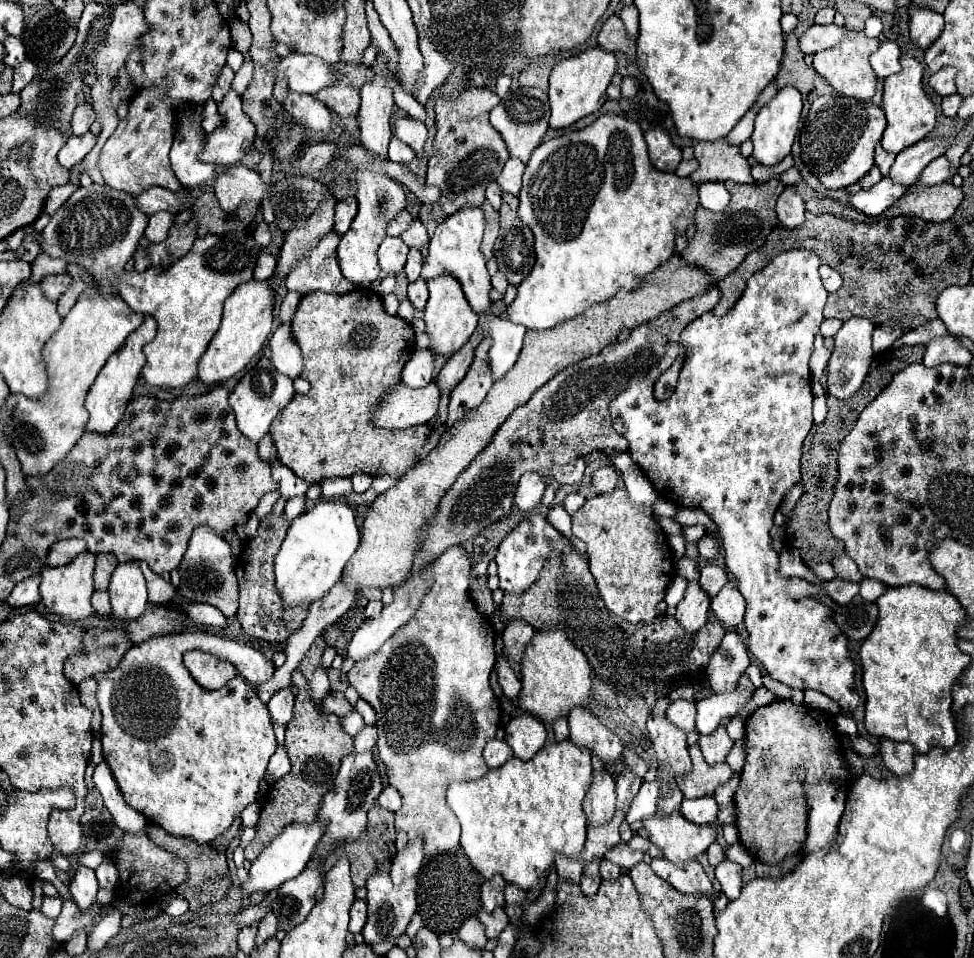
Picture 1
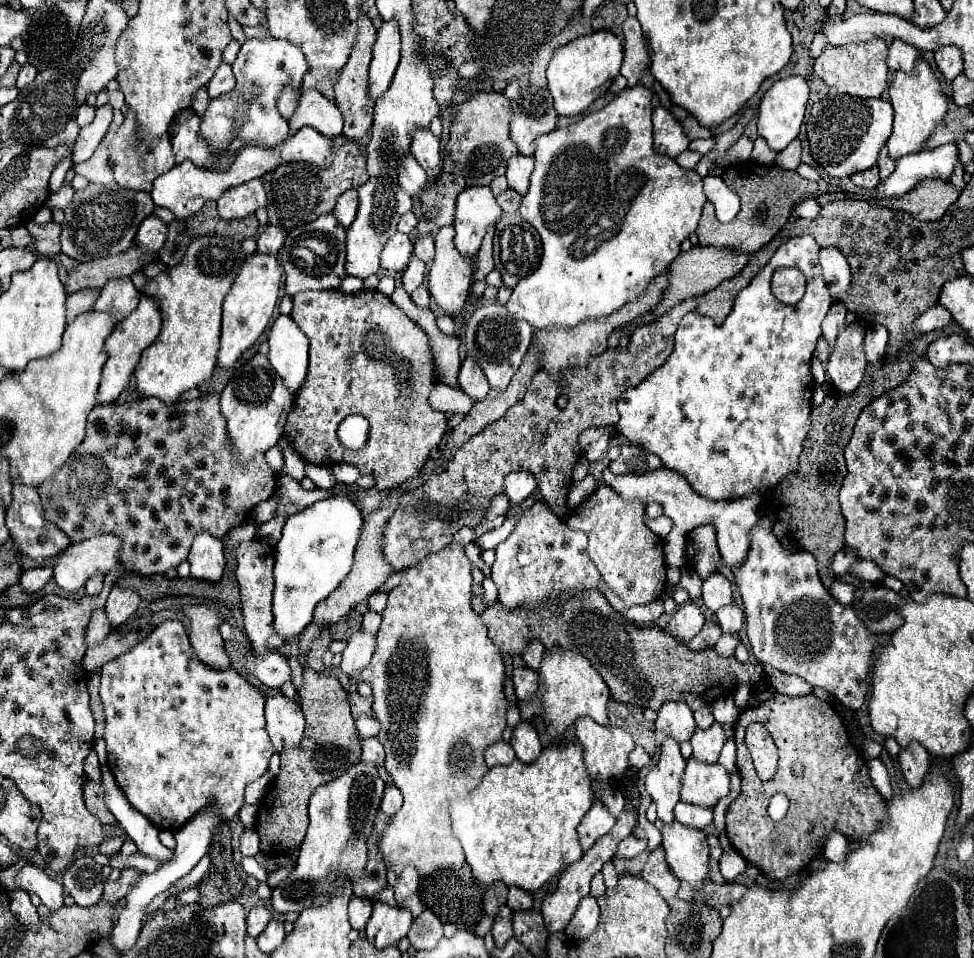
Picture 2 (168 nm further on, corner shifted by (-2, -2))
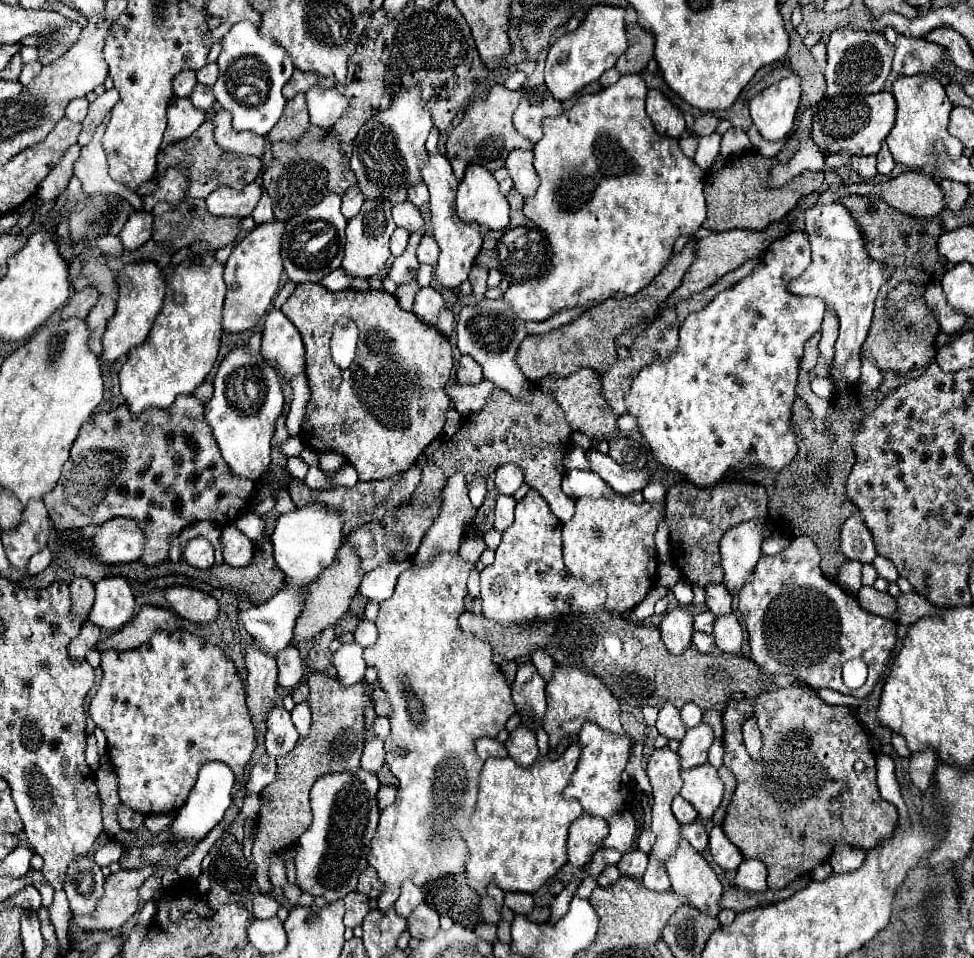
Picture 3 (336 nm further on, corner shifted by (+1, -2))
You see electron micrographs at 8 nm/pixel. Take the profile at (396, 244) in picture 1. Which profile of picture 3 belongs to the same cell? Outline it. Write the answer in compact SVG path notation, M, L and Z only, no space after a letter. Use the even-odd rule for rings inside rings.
M397 227L395 233L391 235L391 253L393 253L395 257L401 255L401 253L405 251L405 247L407 247L407 239L409 239L409 231Z

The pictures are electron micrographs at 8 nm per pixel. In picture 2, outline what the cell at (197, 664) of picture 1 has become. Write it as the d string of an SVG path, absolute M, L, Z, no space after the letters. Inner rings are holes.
M202 605L188 607L184 613L190 619L190 645L196 659L200 659L200 663L208 663L208 667L216 667L216 671L226 671L230 667L230 659L218 631L222 625L220 613Z

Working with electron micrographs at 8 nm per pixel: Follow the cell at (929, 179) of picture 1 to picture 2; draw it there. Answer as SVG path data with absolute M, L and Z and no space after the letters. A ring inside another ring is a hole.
M940 145L932 151L904 155L900 161L896 161L894 173L876 187L878 189L876 199L904 197L904 193L912 191L922 179L948 181L956 159L958 159L956 145Z

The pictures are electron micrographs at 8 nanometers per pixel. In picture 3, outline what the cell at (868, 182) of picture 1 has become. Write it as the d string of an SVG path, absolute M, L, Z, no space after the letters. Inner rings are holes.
M855 155L855 157L851 159L851 167L853 167L861 177L873 177L873 175L877 175L875 157L873 157L873 155Z

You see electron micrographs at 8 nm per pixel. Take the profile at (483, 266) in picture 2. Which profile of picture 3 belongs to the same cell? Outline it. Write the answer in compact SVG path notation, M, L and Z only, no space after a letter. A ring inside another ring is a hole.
M473 265L471 273L469 273L469 281L473 285L473 297L475 301L485 299L485 289L487 289L487 269Z

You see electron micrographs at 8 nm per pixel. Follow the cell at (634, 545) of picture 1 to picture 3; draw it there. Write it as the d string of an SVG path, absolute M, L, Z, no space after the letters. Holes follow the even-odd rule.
M615 495L615 497L599 497L589 499L581 497L577 499L575 515L563 523L563 559L565 567L571 575L583 579L591 585L603 585L607 591L605 609L613 613L625 613L639 605L645 595L653 589L657 581L657 551L653 543L653 535L657 531L657 525L663 517L663 505L653 505L649 501L643 501L641 505L633 503L627 497Z

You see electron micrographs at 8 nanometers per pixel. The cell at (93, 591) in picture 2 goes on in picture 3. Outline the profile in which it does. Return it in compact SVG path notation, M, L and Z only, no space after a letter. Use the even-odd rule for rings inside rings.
M75 577L69 585L69 591L71 591L71 611L75 617L81 617L81 621L87 621L87 613L91 611L93 607L93 597L95 597L95 591L93 591L93 583L85 577Z

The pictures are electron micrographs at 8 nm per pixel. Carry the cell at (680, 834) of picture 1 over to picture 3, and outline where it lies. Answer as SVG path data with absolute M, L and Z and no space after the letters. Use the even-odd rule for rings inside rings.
M681 839L677 853L667 859L667 873L673 883L673 891L679 897L687 899L687 903L709 917L717 917L721 911L719 901L723 895L723 885L711 865L699 851L693 851L685 839Z

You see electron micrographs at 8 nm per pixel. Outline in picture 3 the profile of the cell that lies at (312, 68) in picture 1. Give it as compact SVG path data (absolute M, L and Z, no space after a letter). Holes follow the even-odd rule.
M239 21L223 37L217 65L219 79L211 89L221 107L233 113L233 129L267 135L283 113L281 87L291 79L295 69L287 51L271 37L263 37L253 23Z

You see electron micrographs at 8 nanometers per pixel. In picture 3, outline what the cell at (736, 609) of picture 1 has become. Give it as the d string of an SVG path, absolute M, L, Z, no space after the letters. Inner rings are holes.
M733 613L717 617L713 637L715 637L715 645L721 653L729 653L729 655L741 653L743 631L741 631L741 625Z

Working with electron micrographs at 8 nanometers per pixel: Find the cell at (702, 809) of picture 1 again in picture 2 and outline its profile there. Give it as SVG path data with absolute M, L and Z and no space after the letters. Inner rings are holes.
M680 801L680 803L674 807L674 815L676 815L676 821L680 821L682 825L696 827L696 829L704 829L704 827L712 825L714 809Z

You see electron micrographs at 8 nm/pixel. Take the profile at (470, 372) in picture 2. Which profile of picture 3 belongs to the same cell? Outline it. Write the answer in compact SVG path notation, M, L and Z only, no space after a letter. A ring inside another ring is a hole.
M463 355L457 367L457 383L481 383L481 381L483 381L481 365L473 361L469 355Z

